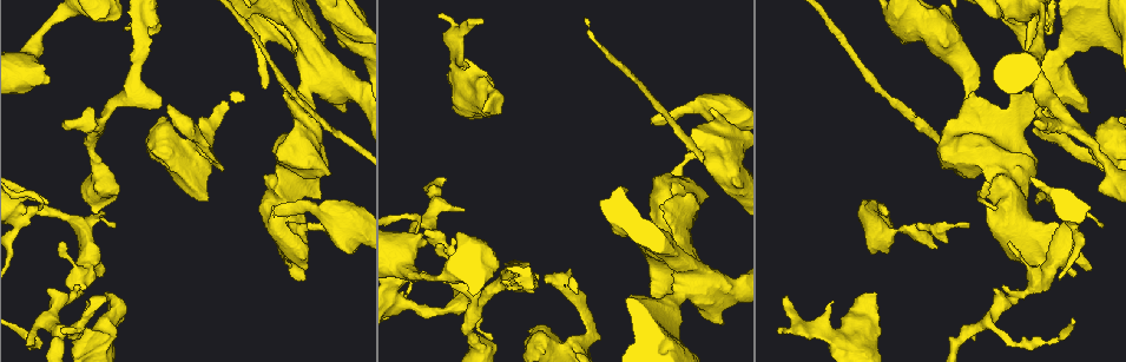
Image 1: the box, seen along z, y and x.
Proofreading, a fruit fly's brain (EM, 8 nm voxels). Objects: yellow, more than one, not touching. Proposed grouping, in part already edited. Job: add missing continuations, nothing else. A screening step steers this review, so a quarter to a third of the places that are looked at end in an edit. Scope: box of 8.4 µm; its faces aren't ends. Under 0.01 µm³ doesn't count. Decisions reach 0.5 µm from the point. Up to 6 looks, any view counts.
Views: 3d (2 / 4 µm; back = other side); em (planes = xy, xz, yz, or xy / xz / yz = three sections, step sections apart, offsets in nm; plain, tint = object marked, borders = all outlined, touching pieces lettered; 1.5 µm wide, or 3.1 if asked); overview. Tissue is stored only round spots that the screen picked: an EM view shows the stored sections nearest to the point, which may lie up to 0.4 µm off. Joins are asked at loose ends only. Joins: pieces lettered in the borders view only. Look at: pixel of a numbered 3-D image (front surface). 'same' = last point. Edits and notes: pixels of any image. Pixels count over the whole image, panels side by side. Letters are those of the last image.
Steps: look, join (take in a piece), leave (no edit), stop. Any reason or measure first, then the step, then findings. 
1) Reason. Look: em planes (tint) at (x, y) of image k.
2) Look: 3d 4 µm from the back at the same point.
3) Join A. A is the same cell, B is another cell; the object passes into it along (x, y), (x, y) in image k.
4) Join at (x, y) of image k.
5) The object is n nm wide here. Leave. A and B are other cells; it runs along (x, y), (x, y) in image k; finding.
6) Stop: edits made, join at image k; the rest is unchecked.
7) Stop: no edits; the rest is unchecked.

Branch stops here. Look: em planes (plain) at (654, 122) of image 1.

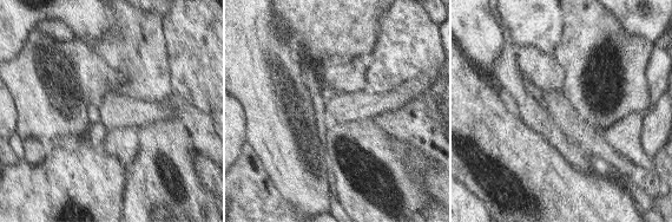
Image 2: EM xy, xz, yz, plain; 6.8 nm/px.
Look: em planes (borders) at the same point.

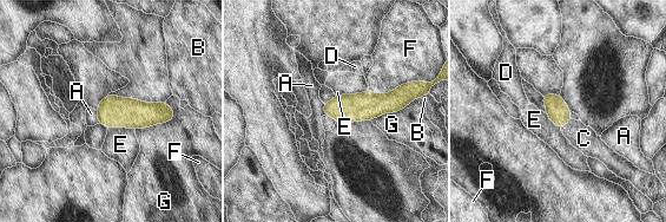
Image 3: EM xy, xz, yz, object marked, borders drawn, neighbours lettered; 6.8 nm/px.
The object is 150 nm wide here. Join C. C is the same cell, A, B, D, E, F and G are other cells; the object passes into it along (556, 109), (565, 124), (584, 138) in image 3; it goes on there.

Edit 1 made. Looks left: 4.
An open end. Look: 3d 4 µm at (783, 303) of image 1.

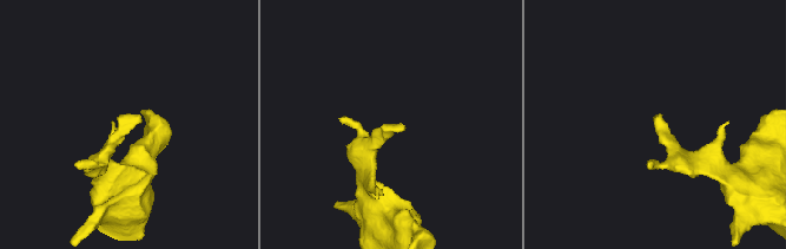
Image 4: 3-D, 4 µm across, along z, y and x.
Look: em xy step 8 (borders) at (659, 123) of image 4.

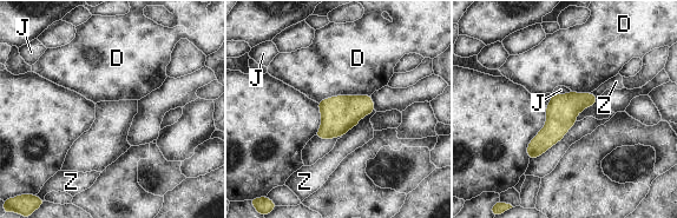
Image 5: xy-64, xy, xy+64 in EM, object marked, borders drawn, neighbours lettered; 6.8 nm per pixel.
Leave. D, J and Z are other cells; it runs along (593, 99), (582, 100), (531, 156) in image 5; no lettered piece goes on from it.

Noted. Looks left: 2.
Stops while still wide. Look: 3d 4 µm at (49, 80) of image 1.

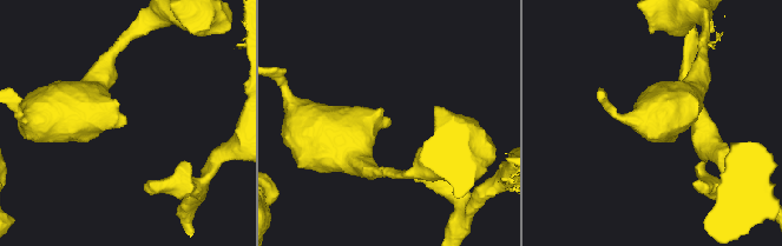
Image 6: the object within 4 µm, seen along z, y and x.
Shape alone is not enough. Look: em planes (borders) at (124, 122) of image 6.

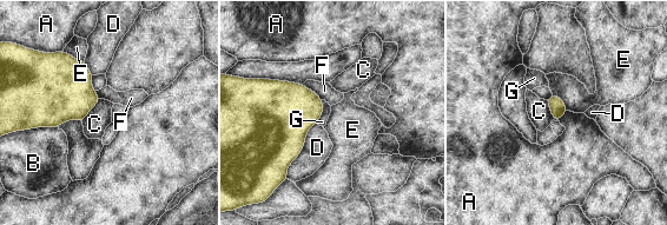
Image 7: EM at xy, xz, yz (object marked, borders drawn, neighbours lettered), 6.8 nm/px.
Leave. A, B, C, D, E, F and G are other cells; a border runs along (567, 110), (557, 120) in image 7; no lettered piece goes on from it.

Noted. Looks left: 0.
Stop: edits made, join at image 3; the rest is unchecked.

